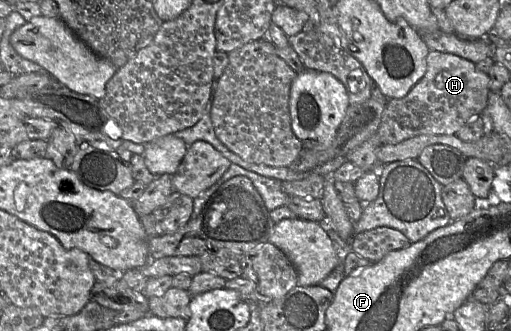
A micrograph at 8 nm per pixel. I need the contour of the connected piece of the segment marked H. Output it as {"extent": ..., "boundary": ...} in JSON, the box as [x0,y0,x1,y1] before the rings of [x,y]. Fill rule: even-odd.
{"extent":[377,51,490,145],"boundary":[[[430,51],[421,80],[405,97],[386,103],[377,136],[384,145],[420,135],[456,135],[467,122],[483,113],[490,93],[488,74],[478,71],[475,63],[449,53]]]}

